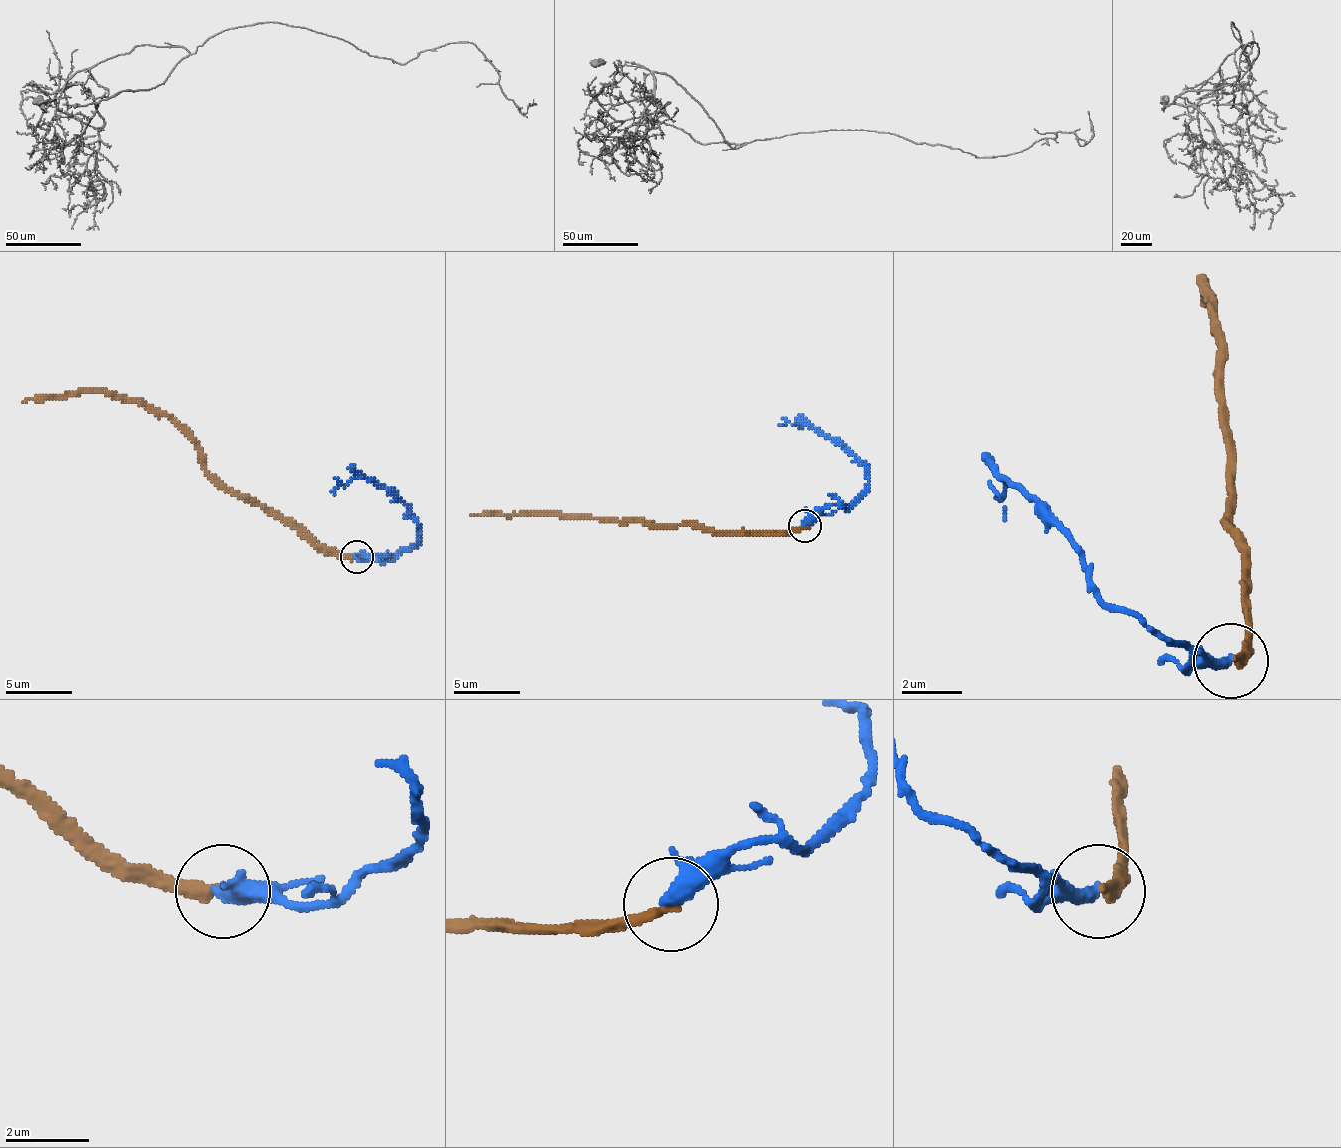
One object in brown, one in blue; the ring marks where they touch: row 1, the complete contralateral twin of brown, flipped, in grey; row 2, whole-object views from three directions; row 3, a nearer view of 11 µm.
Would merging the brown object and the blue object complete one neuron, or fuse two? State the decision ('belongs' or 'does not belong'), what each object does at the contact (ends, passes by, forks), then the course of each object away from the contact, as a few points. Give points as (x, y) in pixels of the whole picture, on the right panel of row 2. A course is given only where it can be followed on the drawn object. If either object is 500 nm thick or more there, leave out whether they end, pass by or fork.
does not belong; brown ends; blue forks; course brown (1229, 662), (1244, 640), (1244, 549), (1229, 519), (1229, 406), (1206, 285), (1206, 308); course blue (1229, 662), (1191, 655), (1108, 602), (1063, 534), (1010, 481), (995, 496), (1002, 511)

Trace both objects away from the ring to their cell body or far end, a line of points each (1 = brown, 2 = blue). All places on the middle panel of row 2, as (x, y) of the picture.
1: (806, 524), (762, 531), (709, 531), (613, 518), (470, 515)
2: (806, 524), (845, 508), (865, 488), (869, 471), (849, 451), (812, 428), (786, 422), (779, 425)

